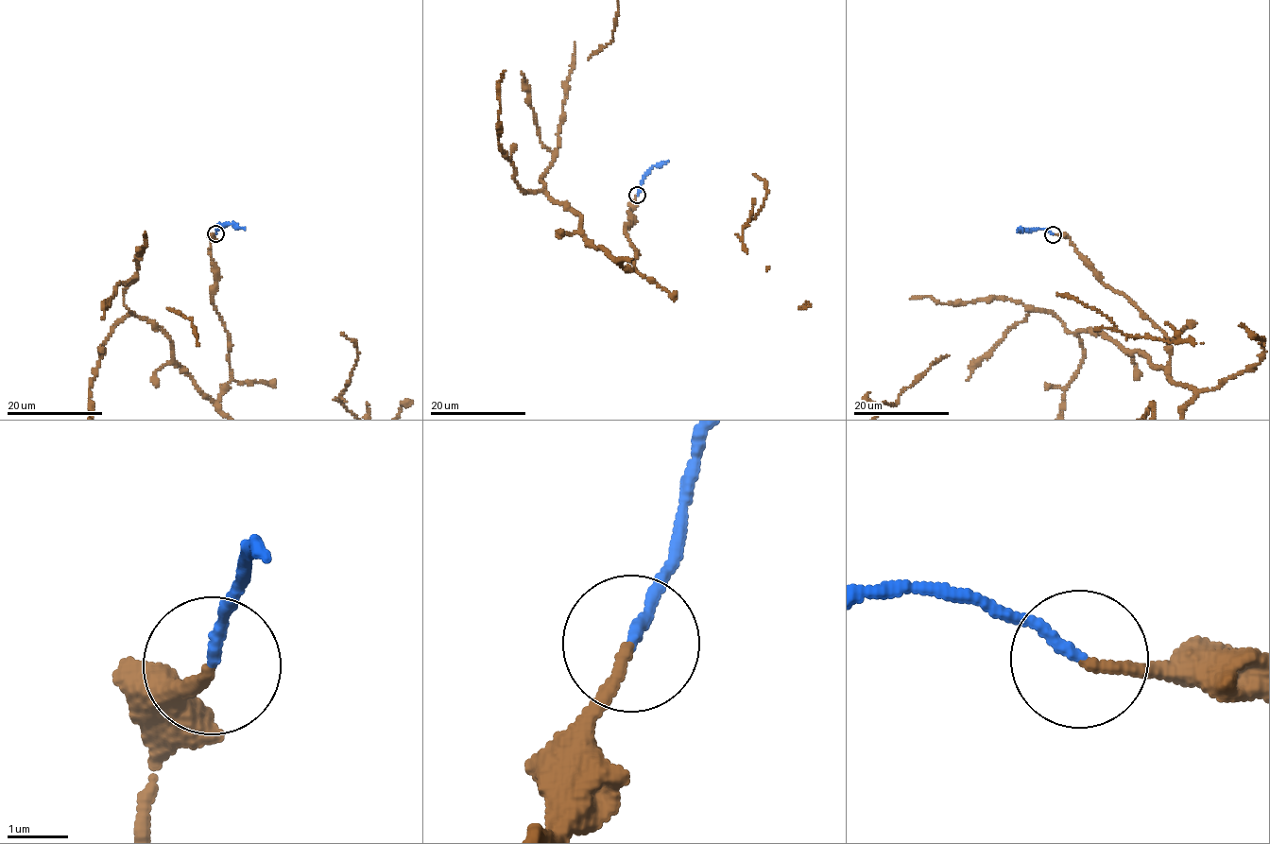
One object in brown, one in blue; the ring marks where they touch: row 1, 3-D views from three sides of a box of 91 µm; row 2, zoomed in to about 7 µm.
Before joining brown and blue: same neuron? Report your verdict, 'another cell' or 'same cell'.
same cell

